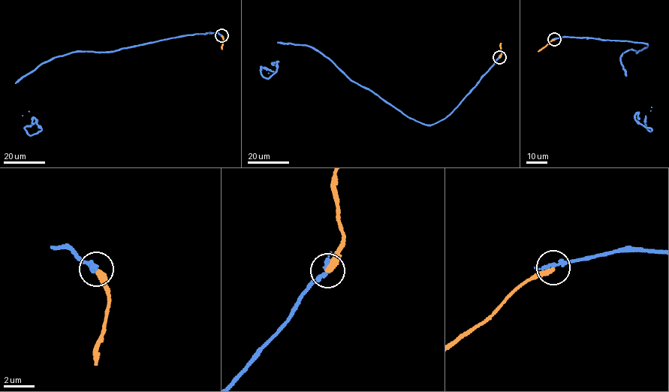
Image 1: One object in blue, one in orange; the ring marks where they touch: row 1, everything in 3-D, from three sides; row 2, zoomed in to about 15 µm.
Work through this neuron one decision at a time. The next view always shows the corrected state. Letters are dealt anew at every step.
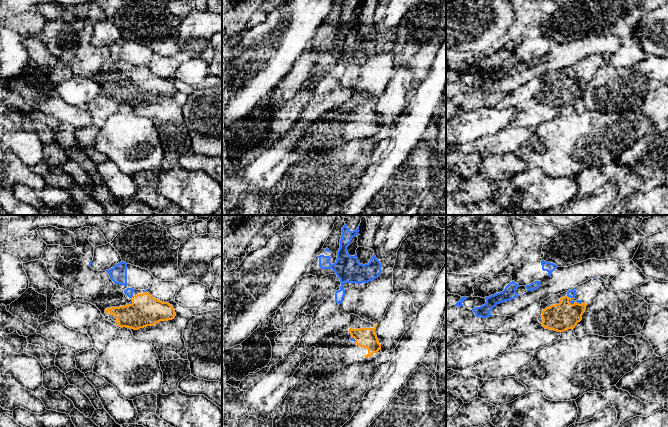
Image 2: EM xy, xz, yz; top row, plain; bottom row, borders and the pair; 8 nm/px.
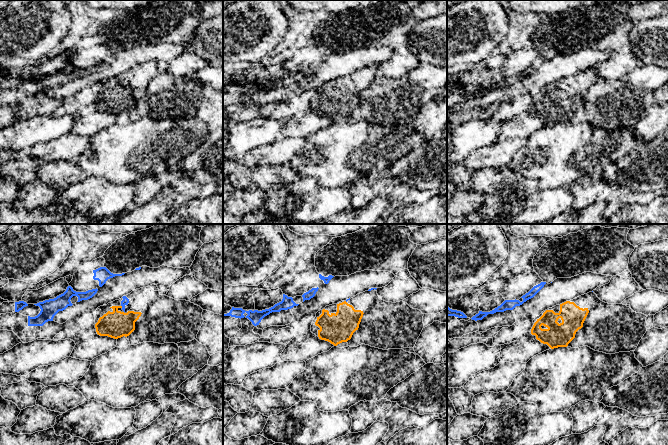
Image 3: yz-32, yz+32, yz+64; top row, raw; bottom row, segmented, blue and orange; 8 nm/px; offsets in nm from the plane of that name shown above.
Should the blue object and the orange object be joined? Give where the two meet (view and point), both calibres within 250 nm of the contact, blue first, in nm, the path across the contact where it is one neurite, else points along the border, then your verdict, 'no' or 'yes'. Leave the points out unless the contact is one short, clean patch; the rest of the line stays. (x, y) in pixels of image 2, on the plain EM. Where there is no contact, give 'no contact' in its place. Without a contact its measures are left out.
contact yz (570, 73); calibres 70 and 220 nm; way yz (571, 69), (570, 73), (564, 78), (560, 93); yes

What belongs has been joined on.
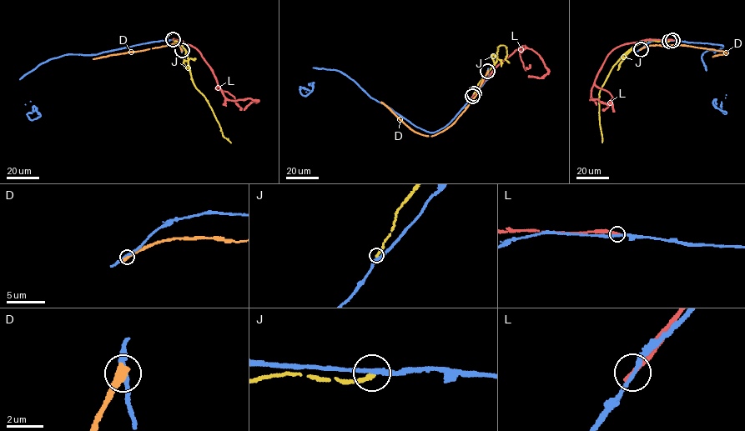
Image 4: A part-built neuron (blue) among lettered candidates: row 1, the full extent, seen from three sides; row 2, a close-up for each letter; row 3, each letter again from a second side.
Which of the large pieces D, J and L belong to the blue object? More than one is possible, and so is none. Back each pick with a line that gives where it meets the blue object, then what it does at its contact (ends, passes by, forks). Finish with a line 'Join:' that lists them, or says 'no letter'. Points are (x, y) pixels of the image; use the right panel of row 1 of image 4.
Join: no letter

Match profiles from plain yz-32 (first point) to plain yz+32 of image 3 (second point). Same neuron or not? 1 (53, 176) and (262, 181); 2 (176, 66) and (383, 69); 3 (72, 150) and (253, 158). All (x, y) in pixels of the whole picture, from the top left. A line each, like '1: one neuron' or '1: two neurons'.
1: one neuron
2: one neuron
3: one neuron

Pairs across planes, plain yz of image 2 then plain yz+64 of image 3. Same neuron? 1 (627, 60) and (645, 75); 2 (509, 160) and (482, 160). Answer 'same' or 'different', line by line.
1: different
2: different

